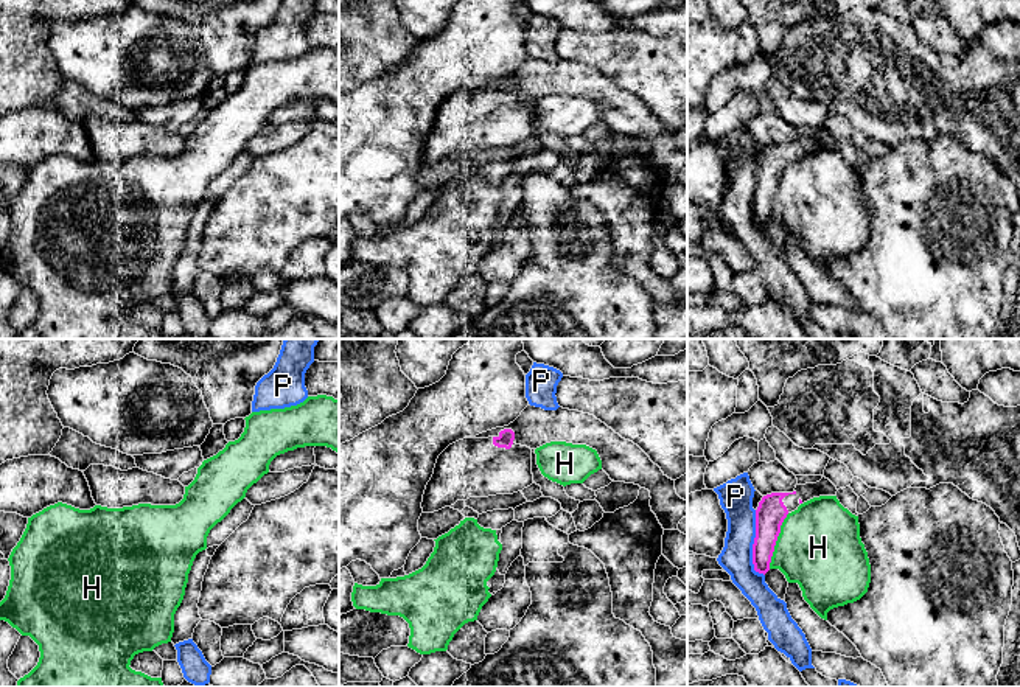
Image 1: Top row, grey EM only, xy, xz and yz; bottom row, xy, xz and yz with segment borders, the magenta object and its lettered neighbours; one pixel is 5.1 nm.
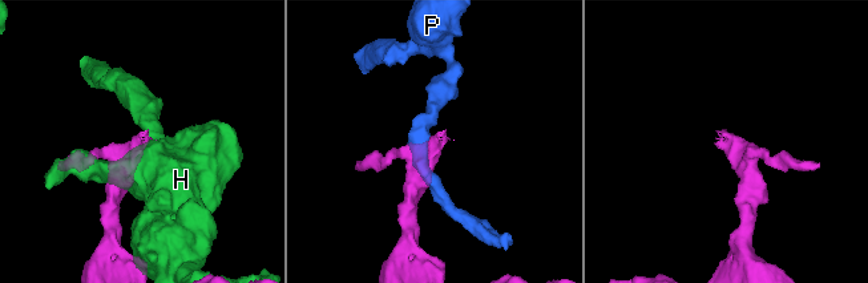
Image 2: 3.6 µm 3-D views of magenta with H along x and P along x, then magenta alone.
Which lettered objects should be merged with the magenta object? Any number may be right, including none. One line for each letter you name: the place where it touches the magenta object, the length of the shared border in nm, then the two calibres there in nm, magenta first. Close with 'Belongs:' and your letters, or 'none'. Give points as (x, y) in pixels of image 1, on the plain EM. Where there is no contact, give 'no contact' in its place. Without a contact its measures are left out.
Belongs: none

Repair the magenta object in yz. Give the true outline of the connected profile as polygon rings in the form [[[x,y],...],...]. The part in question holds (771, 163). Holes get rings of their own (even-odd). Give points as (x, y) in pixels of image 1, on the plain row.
[[[826,129],[816,135],[796,137],[793,145],[771,145],[762,149],[756,162],[756,190],[753,216],[759,225],[770,222],[781,177],[788,165],[813,149],[837,148],[837,138]]]

